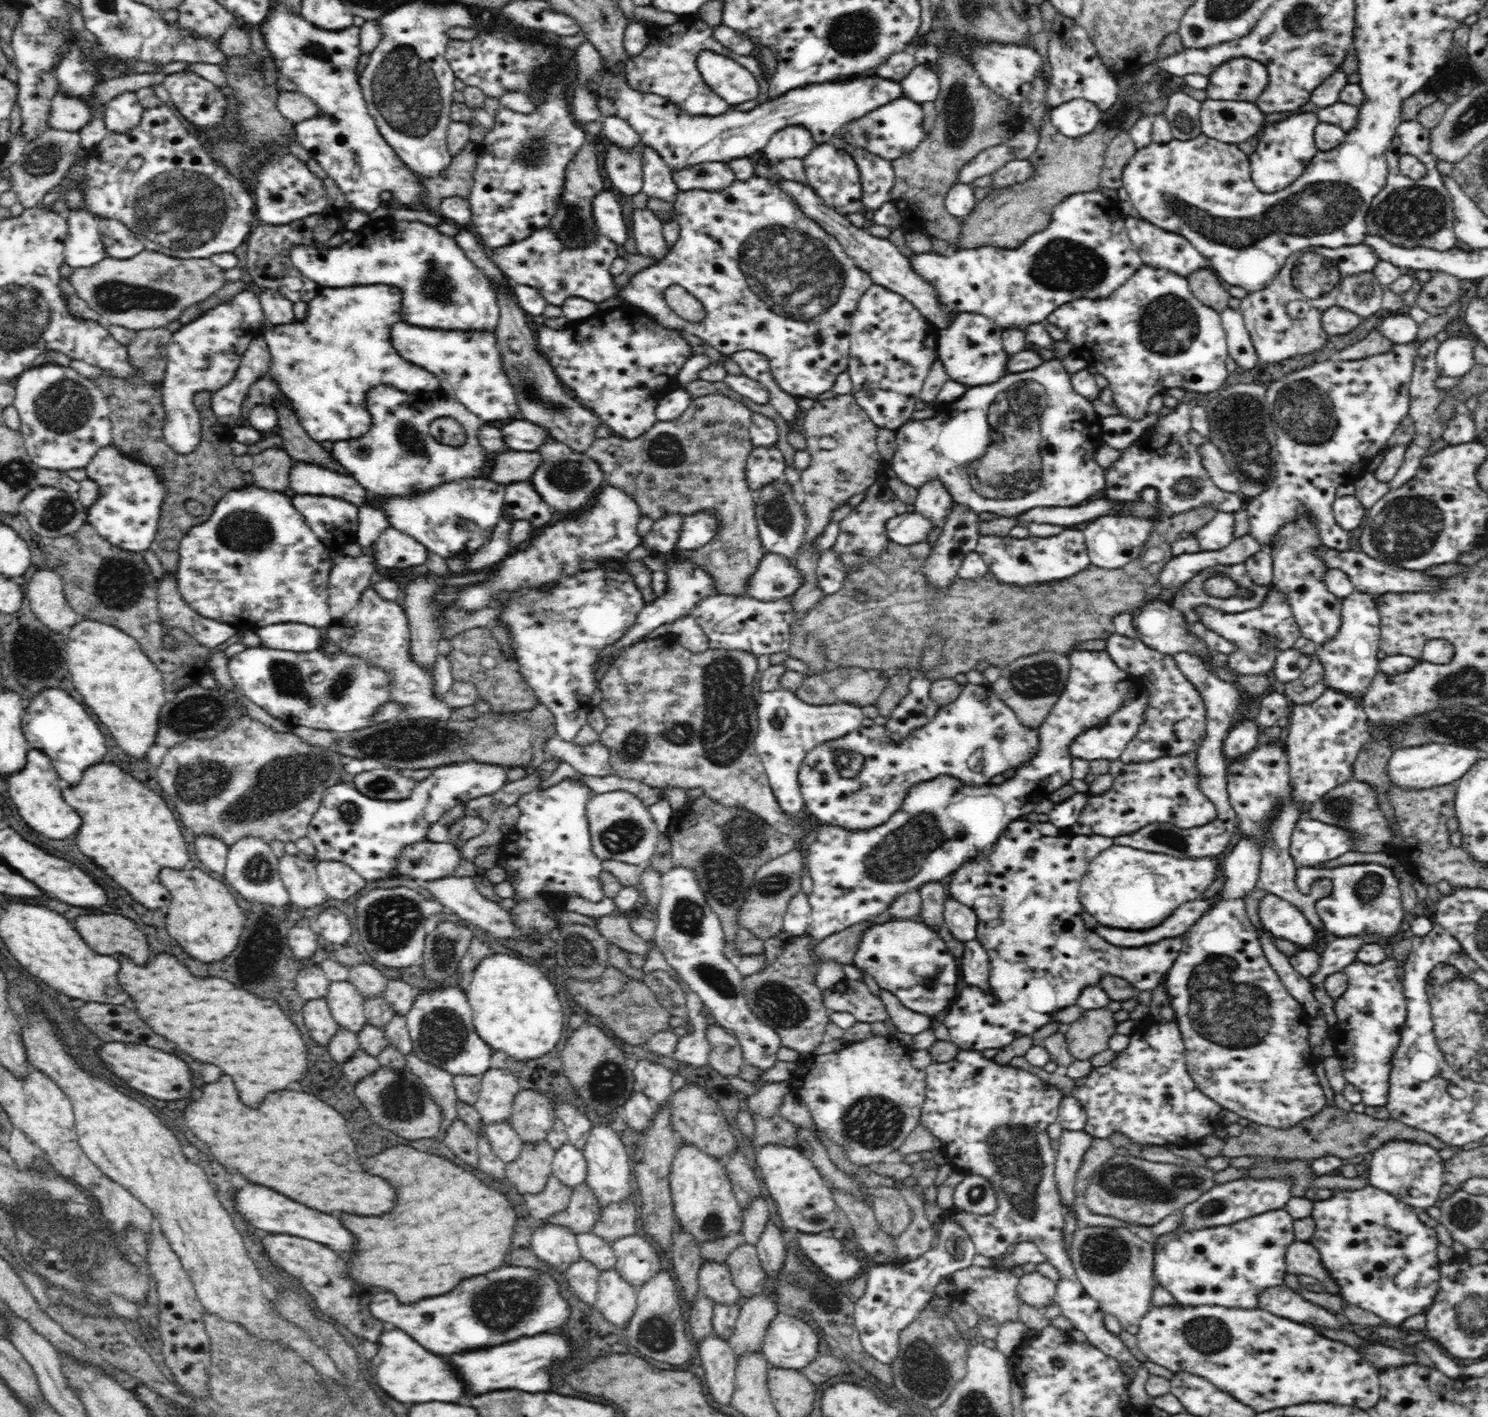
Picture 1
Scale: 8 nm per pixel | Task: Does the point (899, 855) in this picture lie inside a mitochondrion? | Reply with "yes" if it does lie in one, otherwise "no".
yes

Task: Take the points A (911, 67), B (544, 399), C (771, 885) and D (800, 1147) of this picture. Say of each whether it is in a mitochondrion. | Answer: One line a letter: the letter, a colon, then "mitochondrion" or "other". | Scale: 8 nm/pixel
A: other
B: mitochondrion
C: mitochondrion
D: other

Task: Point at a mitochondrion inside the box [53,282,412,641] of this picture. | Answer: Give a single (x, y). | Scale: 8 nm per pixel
(129, 587)

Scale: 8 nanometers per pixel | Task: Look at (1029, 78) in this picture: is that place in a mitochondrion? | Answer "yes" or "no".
no

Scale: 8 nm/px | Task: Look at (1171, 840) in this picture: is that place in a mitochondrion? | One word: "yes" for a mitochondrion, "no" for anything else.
yes

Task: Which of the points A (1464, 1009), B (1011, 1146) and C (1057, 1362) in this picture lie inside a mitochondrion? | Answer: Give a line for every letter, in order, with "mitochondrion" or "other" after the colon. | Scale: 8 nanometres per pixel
A: mitochondrion
B: mitochondrion
C: other

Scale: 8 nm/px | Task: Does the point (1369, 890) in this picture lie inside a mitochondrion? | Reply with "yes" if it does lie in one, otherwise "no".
yes

